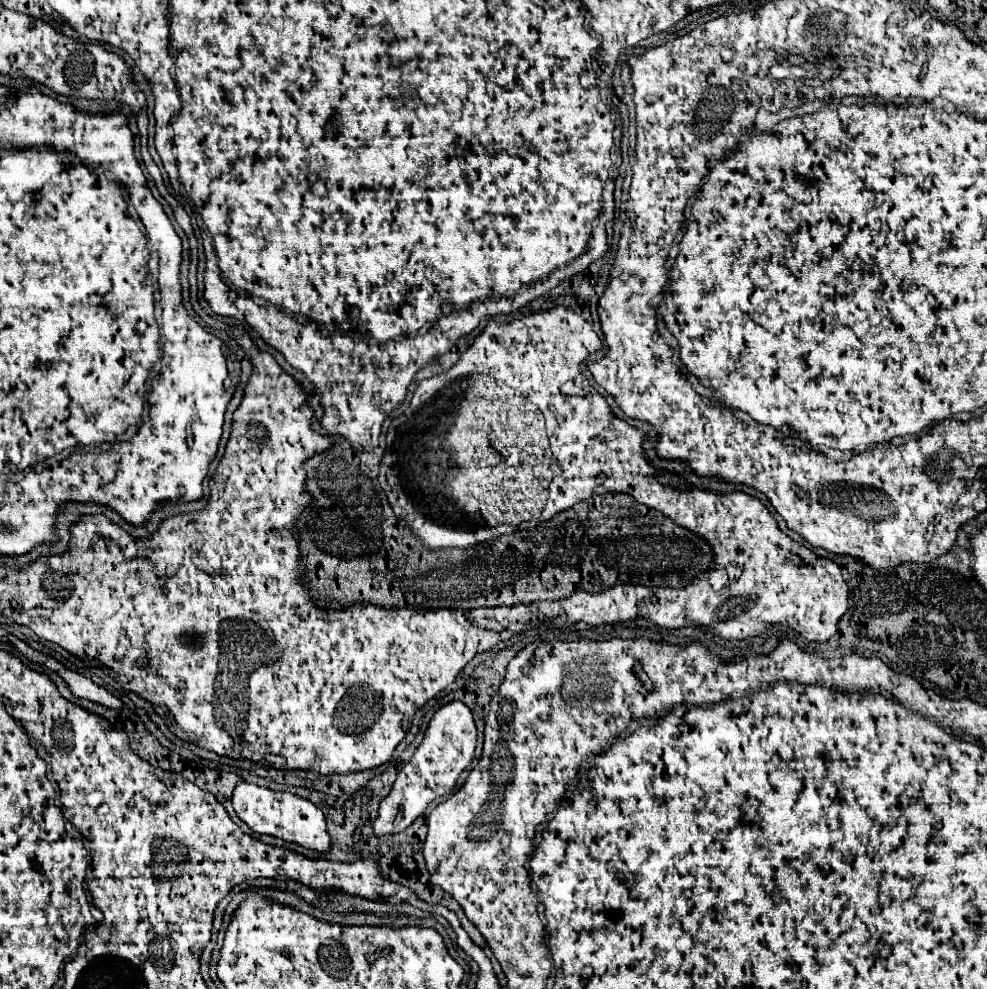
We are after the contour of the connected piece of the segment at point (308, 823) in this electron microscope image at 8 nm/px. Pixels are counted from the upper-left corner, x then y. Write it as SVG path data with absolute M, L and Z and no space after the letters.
M240 781L232 793L232 807L236 815L254 831L260 835L272 835L288 843L302 845L306 849L312 849L316 853L328 853L330 851L330 835L326 827L326 817L322 809L318 809L312 801L302 799L298 795L286 793L286 791L272 791L266 787L258 787L246 781Z

